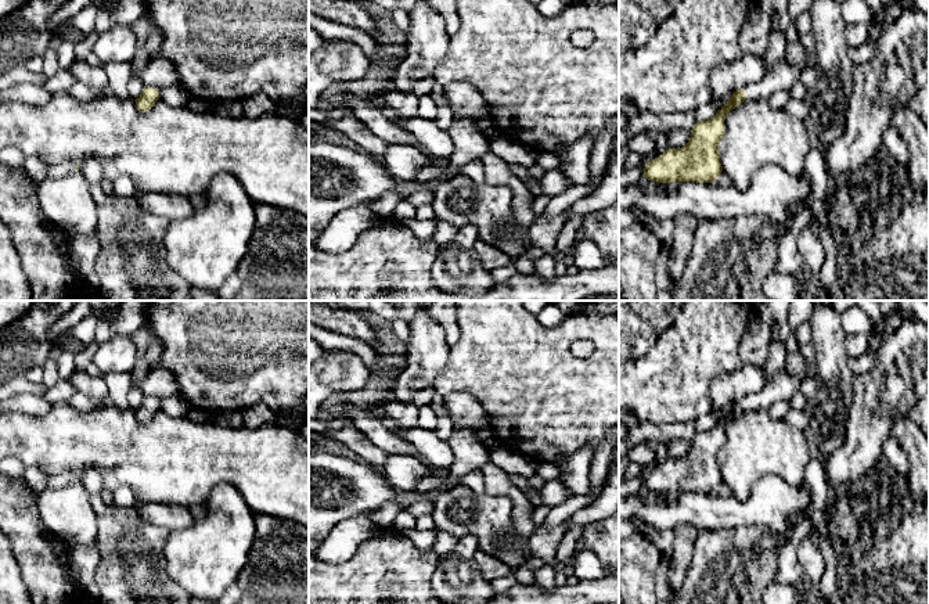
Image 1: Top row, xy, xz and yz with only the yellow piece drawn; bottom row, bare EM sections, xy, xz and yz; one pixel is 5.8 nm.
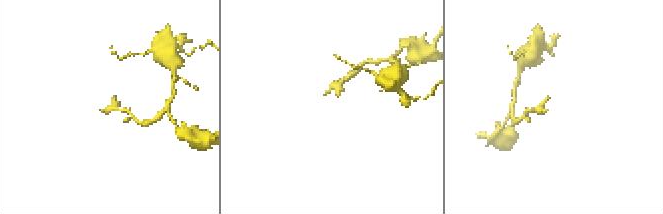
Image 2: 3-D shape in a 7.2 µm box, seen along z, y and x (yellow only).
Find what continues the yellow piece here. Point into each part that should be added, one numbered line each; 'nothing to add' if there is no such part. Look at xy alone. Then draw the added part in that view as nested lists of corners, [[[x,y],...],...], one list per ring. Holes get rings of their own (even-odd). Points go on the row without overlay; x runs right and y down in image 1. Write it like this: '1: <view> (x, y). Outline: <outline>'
1: xy (57, 481). Outline: [[[68,472],[68,474],[55,474],[50,477],[50,485],[51,489],[60,489],[66,486],[68,483],[75,481],[76,474]]]

